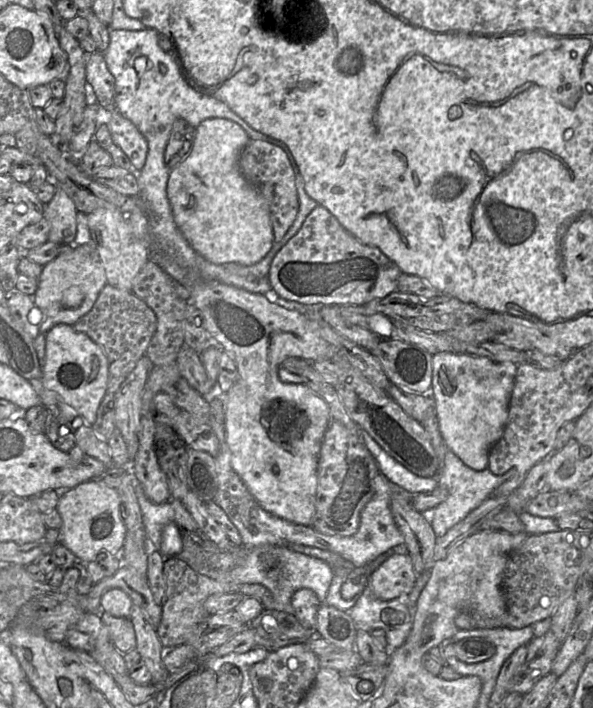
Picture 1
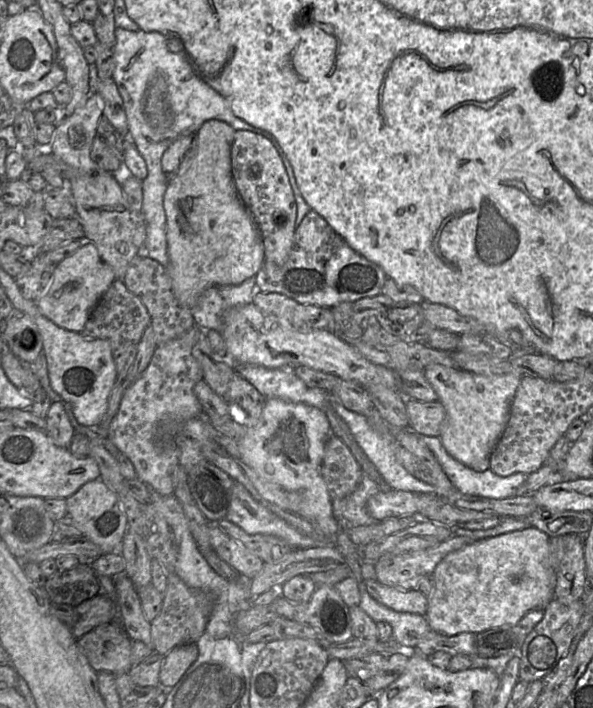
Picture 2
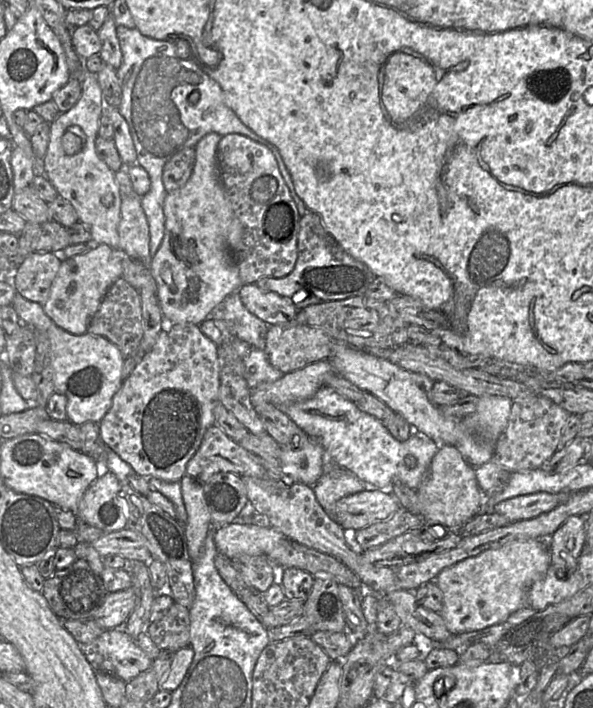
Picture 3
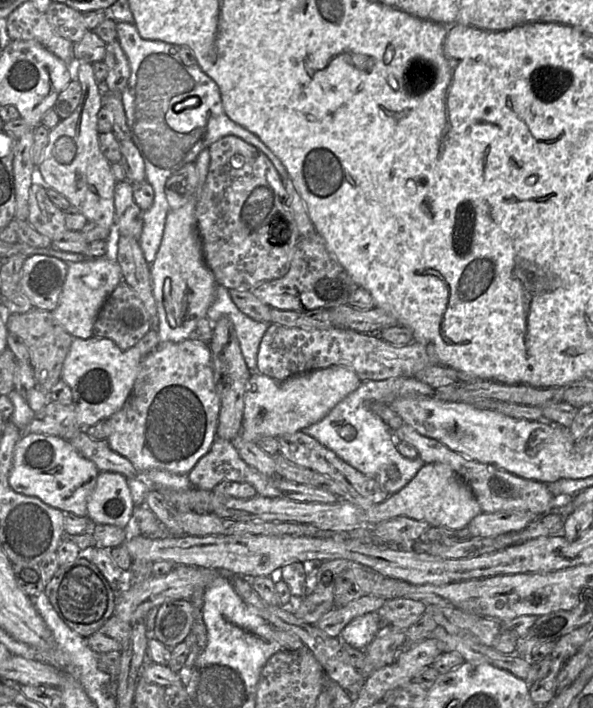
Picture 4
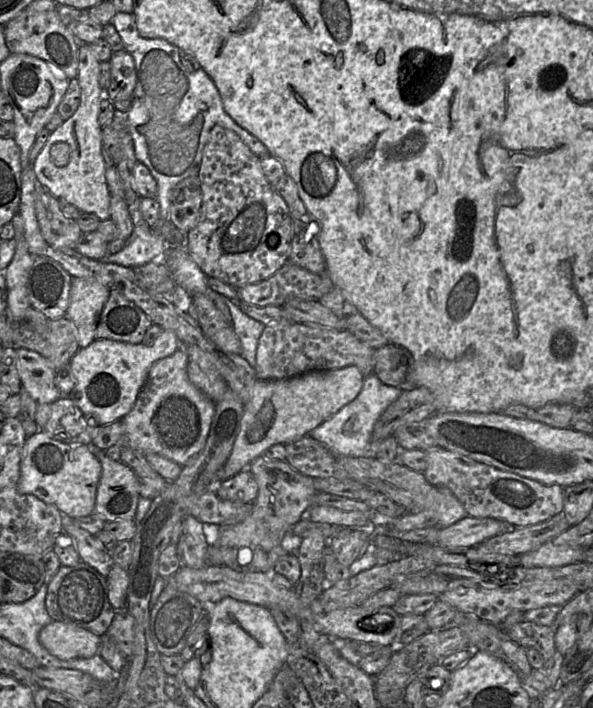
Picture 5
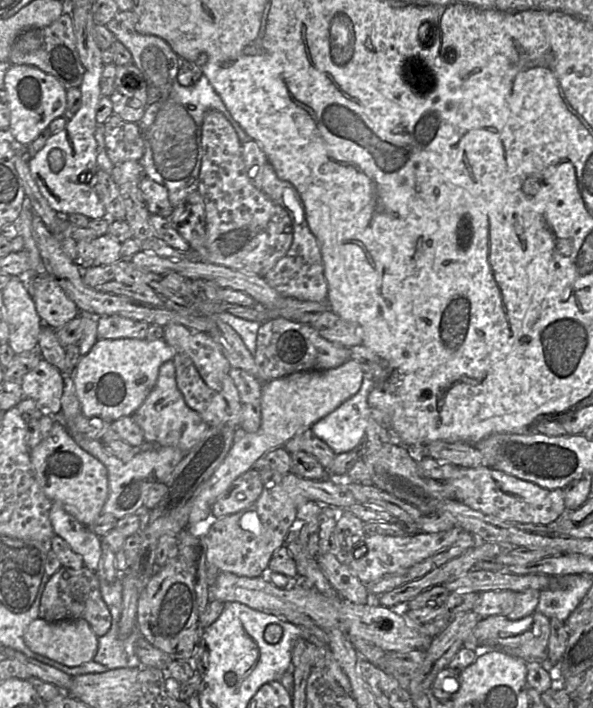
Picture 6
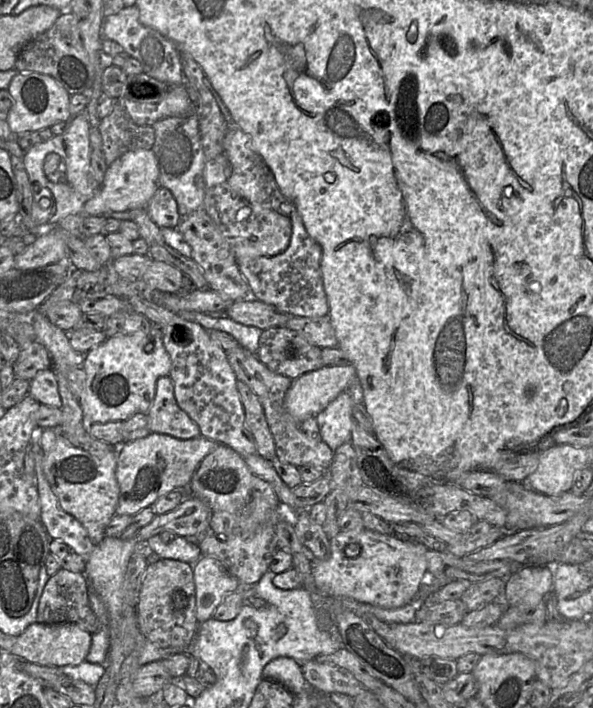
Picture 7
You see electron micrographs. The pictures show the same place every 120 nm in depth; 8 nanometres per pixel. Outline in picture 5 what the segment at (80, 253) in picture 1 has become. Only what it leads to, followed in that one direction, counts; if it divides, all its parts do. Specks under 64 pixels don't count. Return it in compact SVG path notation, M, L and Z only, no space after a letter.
M72 278L70 303L65 317L71 320L76 328L76 339L80 348L85 348L95 340L95 330L99 316L109 297L110 289L92 279Z

